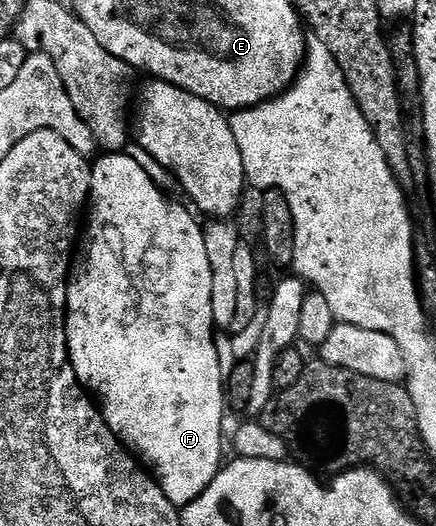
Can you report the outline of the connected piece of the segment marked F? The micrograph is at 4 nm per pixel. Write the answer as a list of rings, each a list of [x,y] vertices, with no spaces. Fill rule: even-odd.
[[[105,154],[96,163],[91,168],[93,177],[87,205],[89,229],[86,232],[84,229],[83,232],[85,249],[82,252],[80,249],[72,265],[65,307],[69,361],[75,370],[77,381],[95,397],[107,426],[117,435],[118,440],[148,469],[153,479],[160,484],[163,494],[167,494],[169,501],[184,506],[199,498],[223,467],[221,427],[225,424],[225,412],[227,413],[227,384],[220,376],[219,355],[213,340],[215,329],[211,318],[211,265],[207,262],[207,249],[203,246],[203,228],[200,223],[197,225],[198,217],[188,207],[185,209],[183,205],[176,204],[173,198],[157,188],[135,159],[126,154]]]

